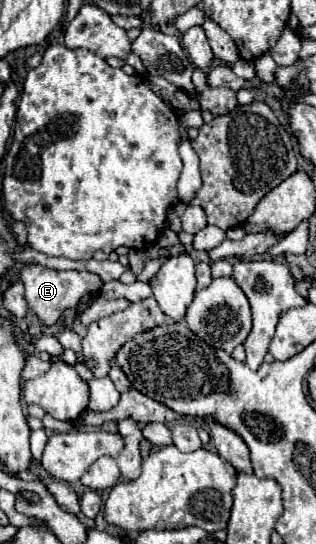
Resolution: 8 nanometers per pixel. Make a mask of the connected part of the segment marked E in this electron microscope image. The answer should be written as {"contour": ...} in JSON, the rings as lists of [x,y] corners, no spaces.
{"contour":[[[41,265],[25,267],[21,271],[21,279],[25,283],[25,299],[31,307],[31,311],[37,313],[37,317],[41,319],[43,325],[55,325],[67,309],[77,307],[83,293],[99,295],[101,285],[103,285],[99,275],[95,275],[95,273],[87,273],[87,271],[53,271],[53,269],[45,269]]]}

